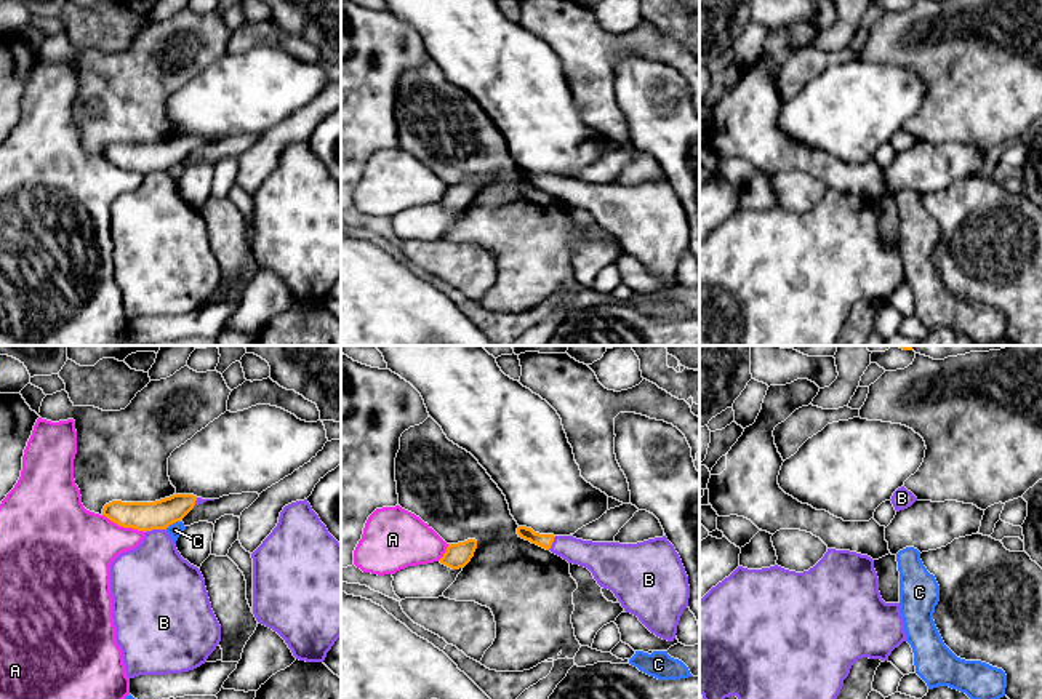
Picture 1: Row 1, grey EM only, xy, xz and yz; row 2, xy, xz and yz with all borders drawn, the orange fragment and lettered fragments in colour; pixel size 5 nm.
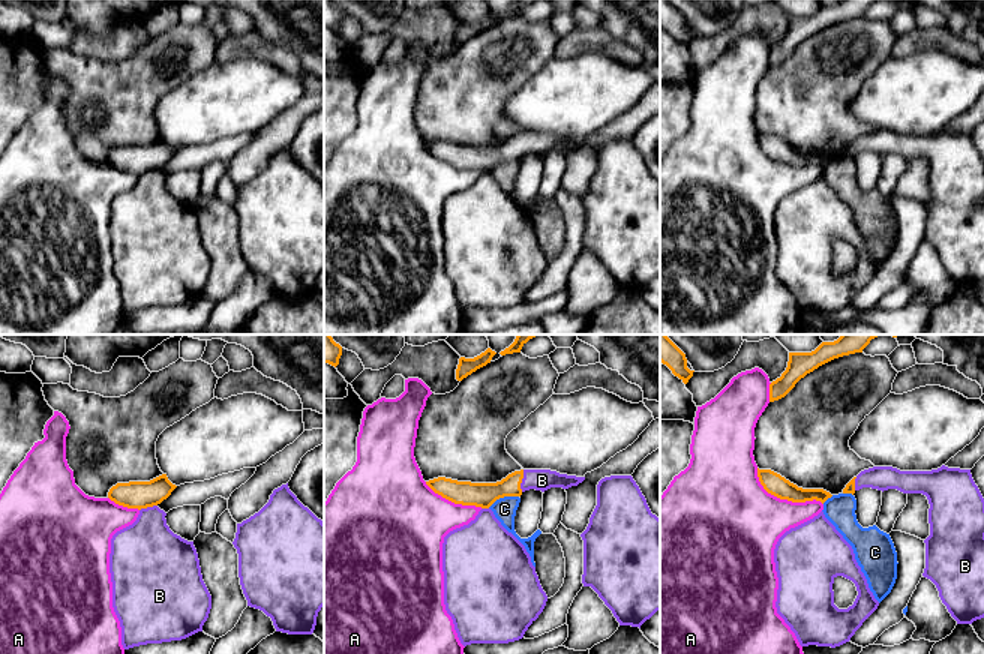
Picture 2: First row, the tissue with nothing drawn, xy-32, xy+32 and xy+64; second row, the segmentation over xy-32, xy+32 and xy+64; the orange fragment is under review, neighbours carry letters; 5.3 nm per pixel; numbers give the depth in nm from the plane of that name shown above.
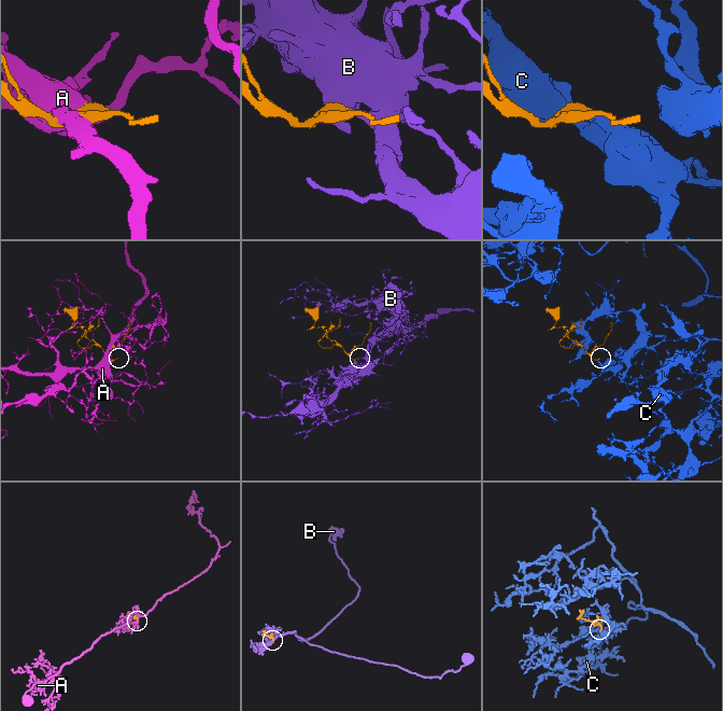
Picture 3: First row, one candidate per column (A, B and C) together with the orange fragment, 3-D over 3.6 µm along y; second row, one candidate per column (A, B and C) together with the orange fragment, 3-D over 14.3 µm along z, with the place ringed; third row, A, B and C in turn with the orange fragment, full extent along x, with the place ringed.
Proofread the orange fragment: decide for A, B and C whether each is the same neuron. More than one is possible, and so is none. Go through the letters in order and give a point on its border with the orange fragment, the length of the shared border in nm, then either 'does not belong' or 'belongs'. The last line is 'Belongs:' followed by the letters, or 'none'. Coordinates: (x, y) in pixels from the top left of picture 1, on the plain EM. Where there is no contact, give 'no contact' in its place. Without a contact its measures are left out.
A: meets orange in xy at (124, 168); contact 240 nm long; does not belong
B: meets orange in xy at (154, 170); contact 110 nm long; belongs
C: meets orange in xy at (172, 165); contact 90 nm long; does not belong
Belongs: B

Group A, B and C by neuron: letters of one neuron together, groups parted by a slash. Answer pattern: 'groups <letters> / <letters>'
groups A / B / C

